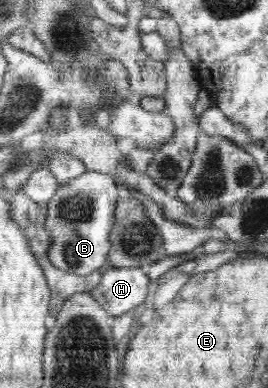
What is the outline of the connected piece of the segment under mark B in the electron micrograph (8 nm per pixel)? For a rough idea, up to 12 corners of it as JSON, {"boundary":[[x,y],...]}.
{"boundary":[[107,173],[60,184],[46,206],[54,267],[107,267],[115,205]]}

